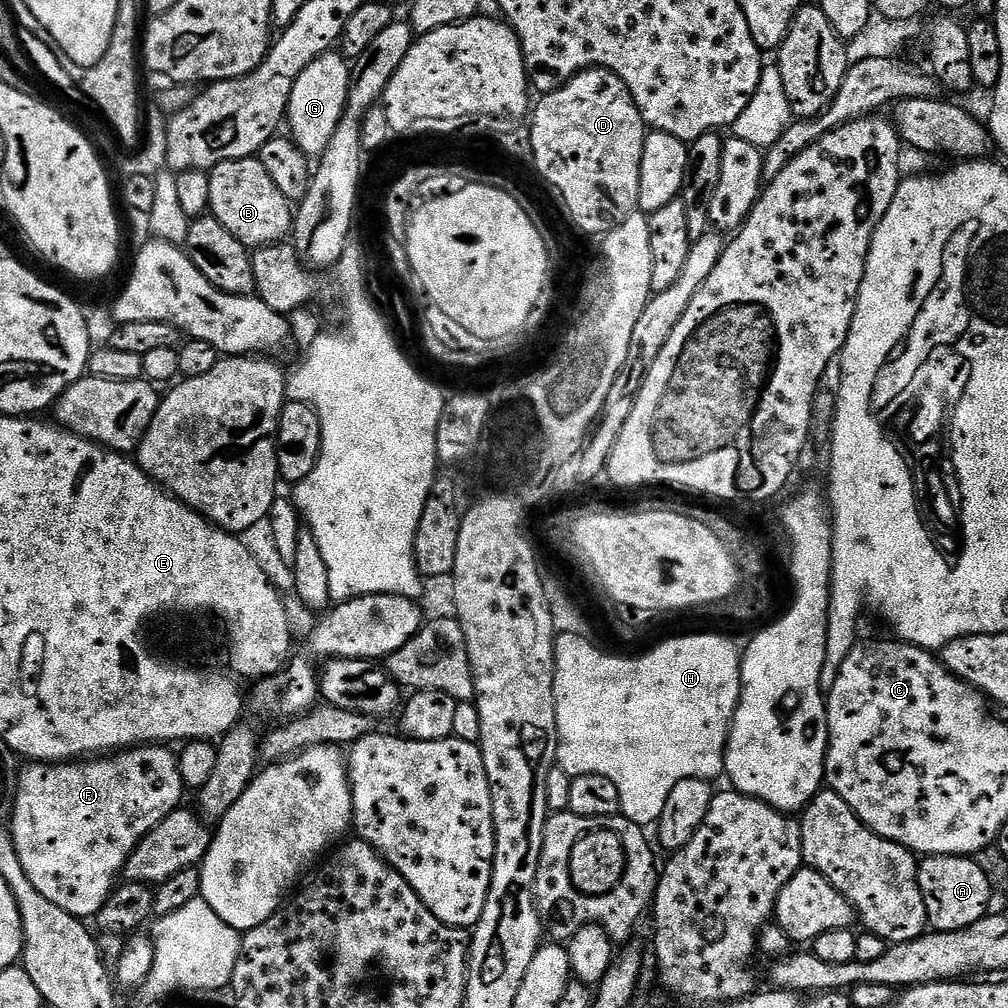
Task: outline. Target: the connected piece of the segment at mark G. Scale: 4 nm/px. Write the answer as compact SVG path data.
M336 50L323 52L314 58L314 62L310 62L310 66L306 66L306 70L302 70L302 74L298 74L294 90L290 90L286 124L292 127L291 139L309 158L319 158L330 138L334 138L334 130L338 130L338 122L348 101L348 89L353 81L354 72L349 61Z

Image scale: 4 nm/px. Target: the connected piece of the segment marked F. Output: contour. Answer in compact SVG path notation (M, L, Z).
M164 744L137 745L132 776L128 776L126 765L112 760L116 758L32 762L19 771L10 831L18 850L18 859L22 861L22 870L26 870L26 878L34 882L42 898L50 898L54 906L62 906L62 910L71 916L94 918L100 913L114 891L116 875L119 877L124 871L126 857L143 838L140 832L145 835L156 828L181 805L180 795L186 792L186 787L177 755L168 748L171 747Z

